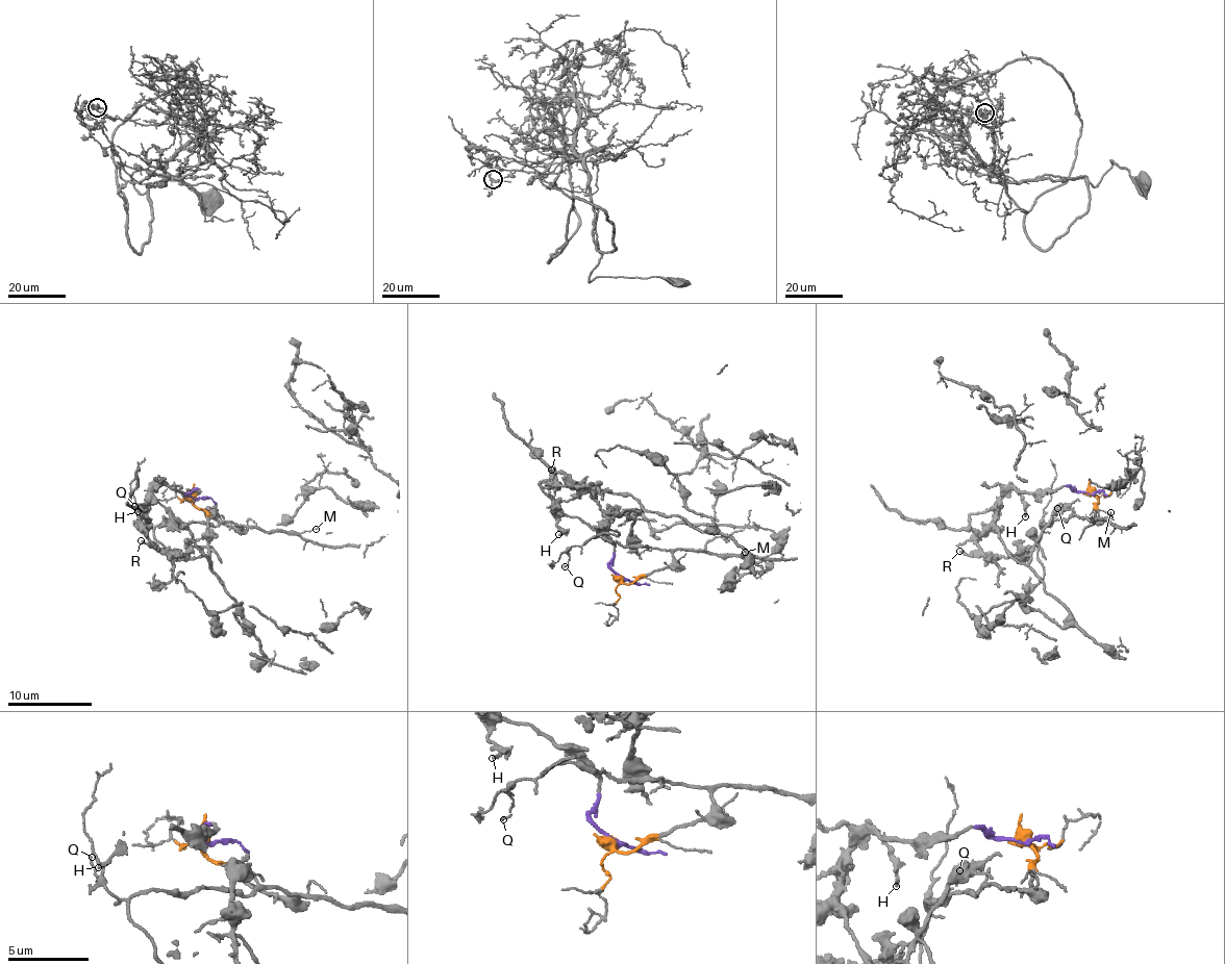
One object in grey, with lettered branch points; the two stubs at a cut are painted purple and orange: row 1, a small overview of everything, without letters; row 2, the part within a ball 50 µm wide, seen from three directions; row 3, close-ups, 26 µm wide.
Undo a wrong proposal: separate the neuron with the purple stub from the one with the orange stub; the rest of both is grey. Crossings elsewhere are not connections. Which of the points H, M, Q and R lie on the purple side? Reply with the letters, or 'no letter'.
H, R

